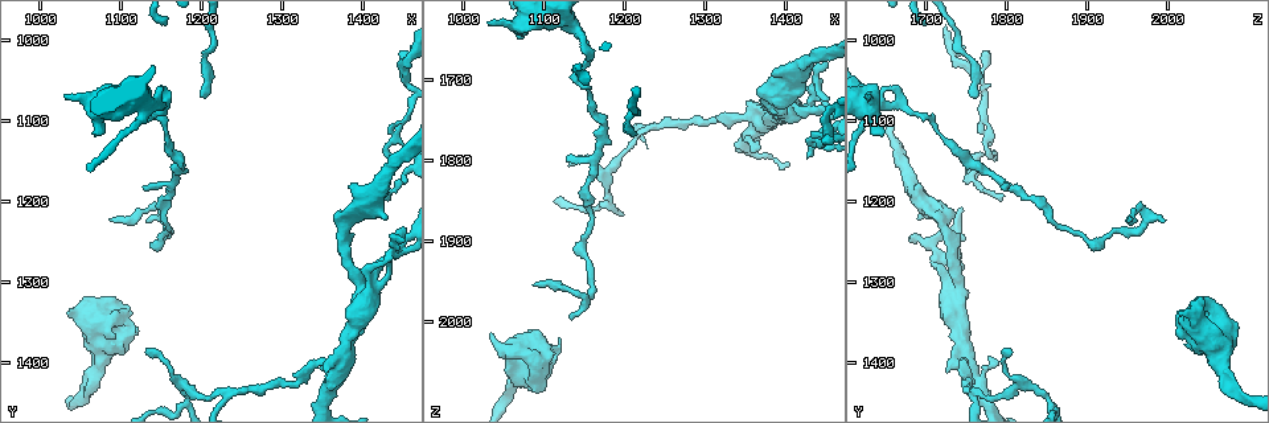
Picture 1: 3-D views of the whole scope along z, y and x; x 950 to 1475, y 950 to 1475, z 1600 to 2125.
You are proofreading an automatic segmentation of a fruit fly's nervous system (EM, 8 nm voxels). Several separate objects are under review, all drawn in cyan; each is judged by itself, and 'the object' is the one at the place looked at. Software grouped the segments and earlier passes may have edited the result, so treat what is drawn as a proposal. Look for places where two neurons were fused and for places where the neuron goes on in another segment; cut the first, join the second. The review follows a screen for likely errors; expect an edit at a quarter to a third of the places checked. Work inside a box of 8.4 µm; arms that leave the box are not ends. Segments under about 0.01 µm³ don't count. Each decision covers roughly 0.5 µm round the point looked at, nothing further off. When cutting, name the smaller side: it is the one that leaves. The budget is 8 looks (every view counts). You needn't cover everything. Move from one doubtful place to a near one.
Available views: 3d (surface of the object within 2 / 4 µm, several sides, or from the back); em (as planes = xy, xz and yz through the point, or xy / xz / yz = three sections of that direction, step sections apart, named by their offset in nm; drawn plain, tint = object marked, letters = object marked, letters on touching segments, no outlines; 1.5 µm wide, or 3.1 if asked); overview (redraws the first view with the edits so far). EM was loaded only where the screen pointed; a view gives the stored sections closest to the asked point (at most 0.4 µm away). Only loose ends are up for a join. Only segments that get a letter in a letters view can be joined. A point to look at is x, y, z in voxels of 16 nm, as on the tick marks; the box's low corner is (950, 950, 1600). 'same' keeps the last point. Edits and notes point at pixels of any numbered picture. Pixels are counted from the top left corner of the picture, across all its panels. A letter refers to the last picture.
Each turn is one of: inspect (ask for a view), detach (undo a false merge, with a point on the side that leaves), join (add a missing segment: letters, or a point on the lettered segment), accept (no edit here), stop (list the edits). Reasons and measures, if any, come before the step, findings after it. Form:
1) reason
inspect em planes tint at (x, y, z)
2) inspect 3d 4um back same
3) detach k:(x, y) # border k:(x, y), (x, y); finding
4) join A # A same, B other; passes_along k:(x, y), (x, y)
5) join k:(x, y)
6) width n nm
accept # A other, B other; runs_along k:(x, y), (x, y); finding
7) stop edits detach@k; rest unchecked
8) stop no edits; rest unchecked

tapers out
inspect em xz step 8 tint at (1135, 1225, 1995)

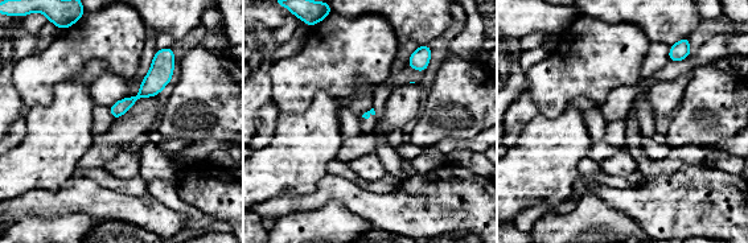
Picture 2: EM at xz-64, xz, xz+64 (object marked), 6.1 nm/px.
cut it another way
inspect em planes tint same

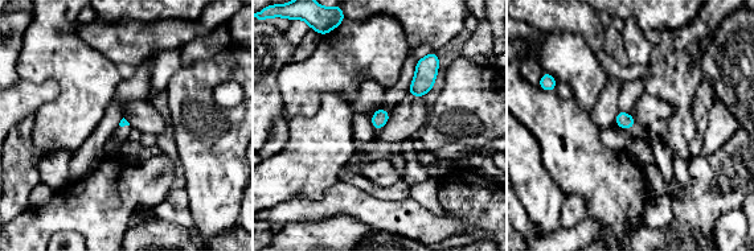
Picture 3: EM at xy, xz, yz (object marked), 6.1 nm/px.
inspect em planes letters same

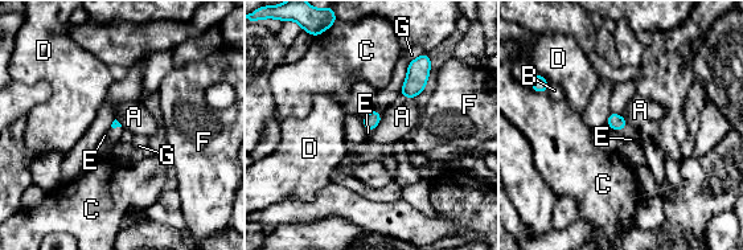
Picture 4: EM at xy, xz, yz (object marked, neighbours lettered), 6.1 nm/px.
join E # A other, B other, C other, D other, E same, F other, G other; passes_along 4:(616, 122), (623, 128), (629, 132); the neuron continues

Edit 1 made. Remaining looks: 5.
redraw
inspect overview

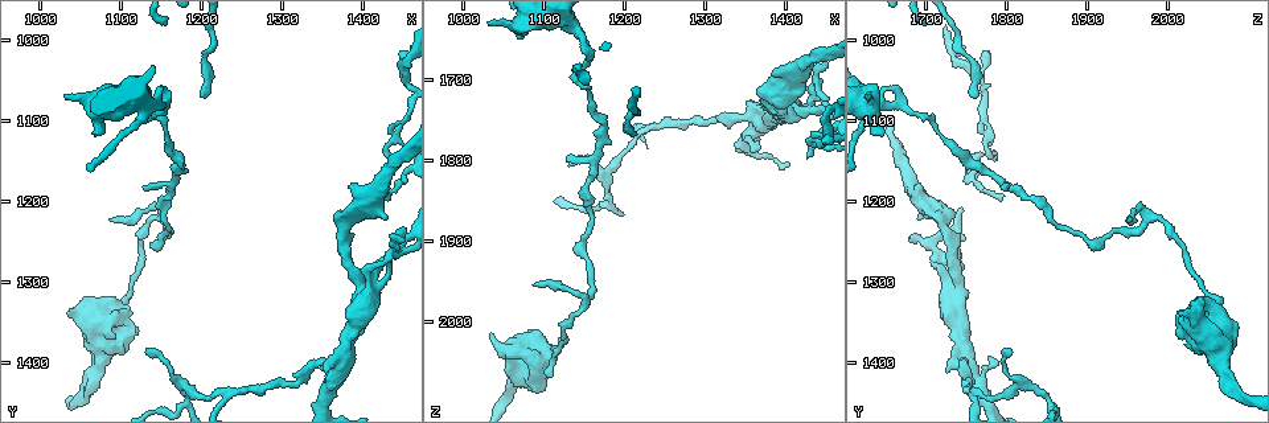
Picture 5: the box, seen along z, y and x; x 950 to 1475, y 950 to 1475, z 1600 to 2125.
thick end
inspect 3d 2um at (1120, 1355, 2025)

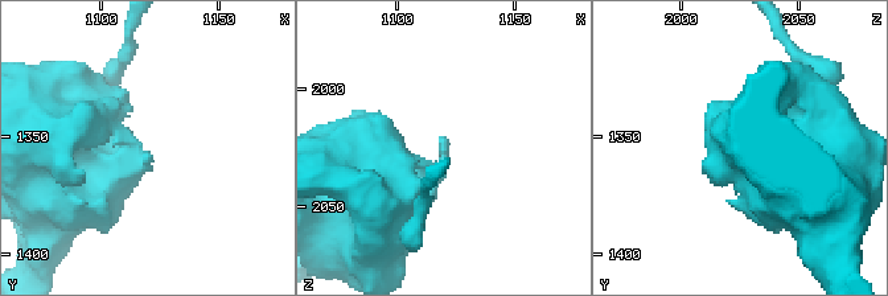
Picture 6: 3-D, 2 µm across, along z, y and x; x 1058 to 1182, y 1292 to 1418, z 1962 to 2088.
inspect em planes letters at (1120, 1357, 2023)

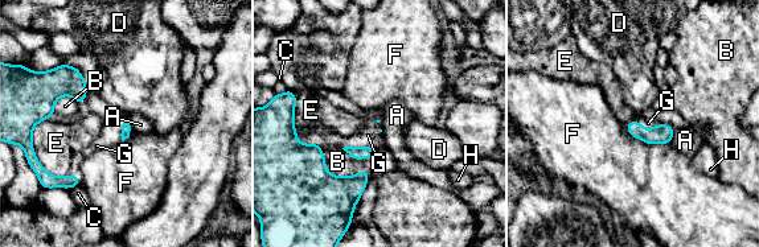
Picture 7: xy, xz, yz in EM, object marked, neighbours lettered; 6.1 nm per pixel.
join G # A other, B other, C other, D other, E other, F other, G same, H other; passes_along 7:(660, 134), (643, 130), (648, 123); the neuron continues

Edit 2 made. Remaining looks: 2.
stop edits join@4, join@7; rest unchecked

